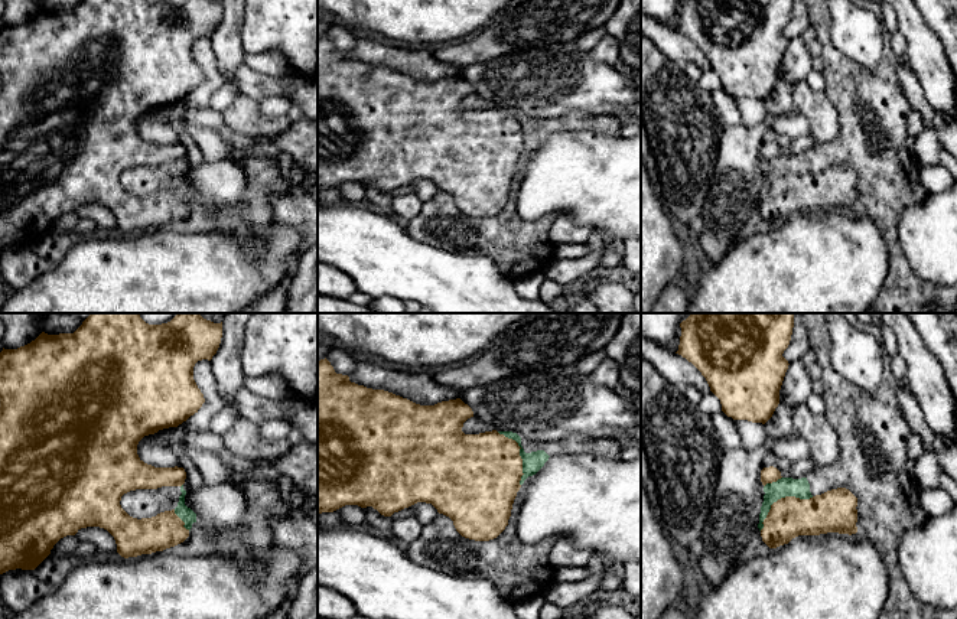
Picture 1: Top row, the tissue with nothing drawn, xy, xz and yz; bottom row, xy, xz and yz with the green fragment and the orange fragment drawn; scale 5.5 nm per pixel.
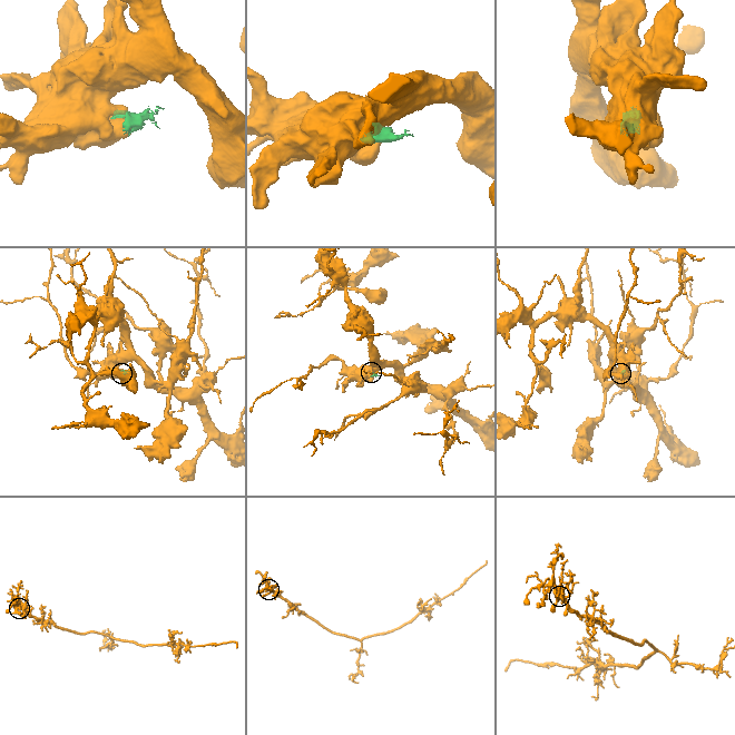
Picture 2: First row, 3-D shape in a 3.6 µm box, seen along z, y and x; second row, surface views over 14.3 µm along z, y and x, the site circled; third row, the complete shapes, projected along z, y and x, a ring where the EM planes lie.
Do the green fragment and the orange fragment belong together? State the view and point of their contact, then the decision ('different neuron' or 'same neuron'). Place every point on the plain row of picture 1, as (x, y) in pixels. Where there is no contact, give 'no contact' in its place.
contact yz (780, 175); different neuron

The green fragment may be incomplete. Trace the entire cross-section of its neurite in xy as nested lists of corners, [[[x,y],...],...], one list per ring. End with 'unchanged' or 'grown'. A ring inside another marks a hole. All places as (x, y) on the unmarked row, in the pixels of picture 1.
[[[260,156],[237,160],[242,164],[248,177],[247,205],[241,211],[232,206],[206,208],[196,199],[196,190],[185,182],[186,167],[182,162],[182,172],[175,190],[185,199],[183,203],[189,208],[189,214],[166,227],[189,234],[209,232],[212,229],[235,232],[242,227],[254,229],[267,227],[273,221],[268,195],[290,193],[289,183],[283,177],[276,157]]]; grown

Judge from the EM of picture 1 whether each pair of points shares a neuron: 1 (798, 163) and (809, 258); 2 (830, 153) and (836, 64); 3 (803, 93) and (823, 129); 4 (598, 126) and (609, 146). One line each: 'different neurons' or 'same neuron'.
1: different neurons
2: same neuron
3: same neuron
4: different neurons

